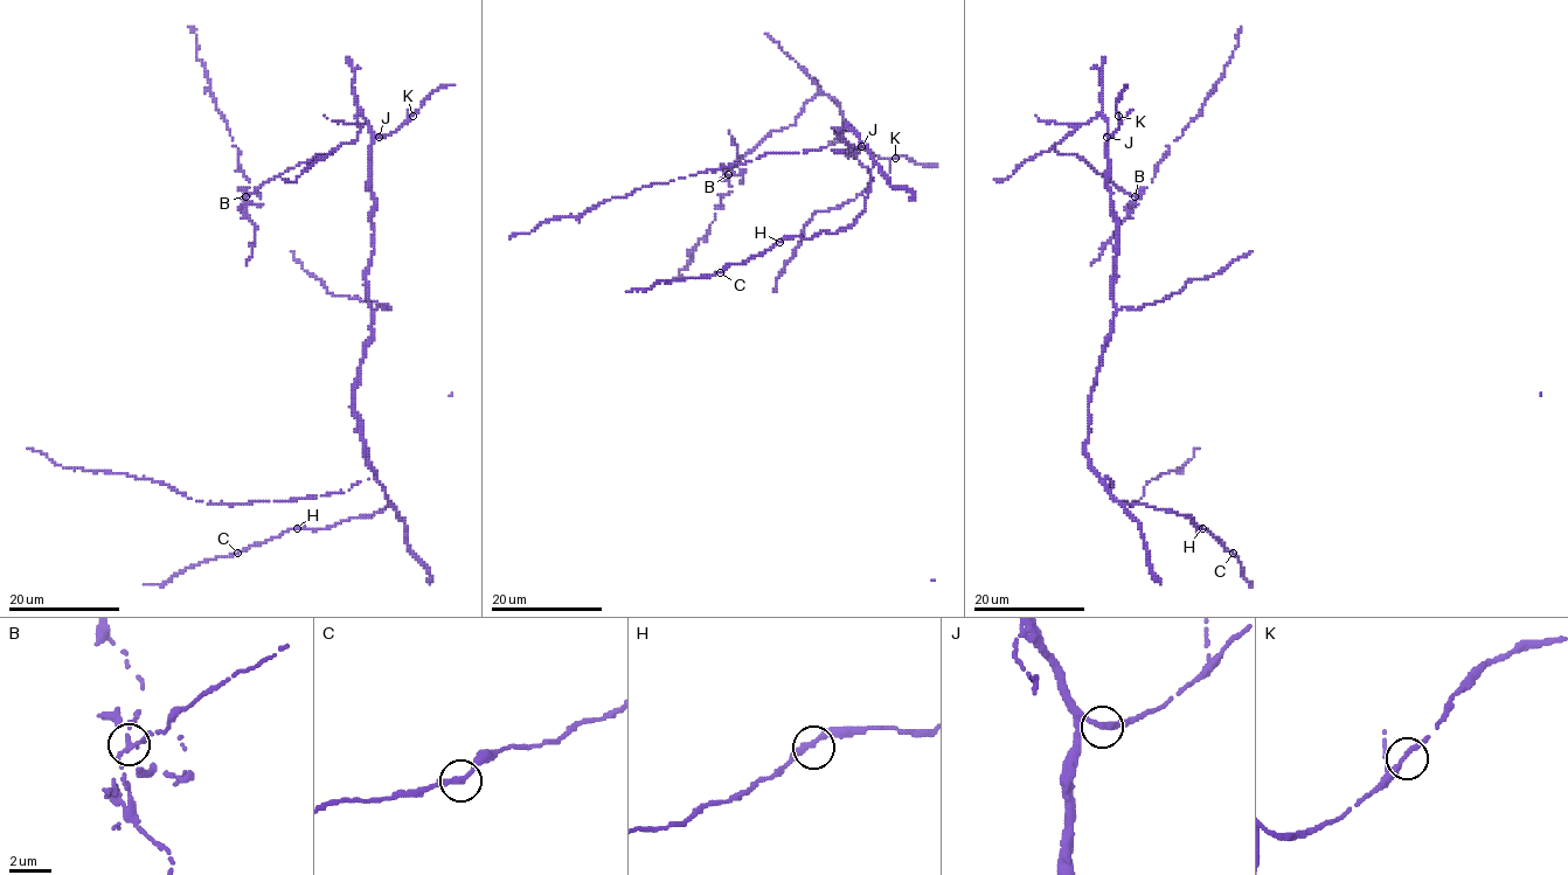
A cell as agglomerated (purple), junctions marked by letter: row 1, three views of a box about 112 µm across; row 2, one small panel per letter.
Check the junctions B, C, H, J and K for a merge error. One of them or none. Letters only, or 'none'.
B

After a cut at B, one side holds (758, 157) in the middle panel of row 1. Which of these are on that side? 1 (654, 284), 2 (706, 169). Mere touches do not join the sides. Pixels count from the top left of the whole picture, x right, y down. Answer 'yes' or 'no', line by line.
1: yes
2: yes

